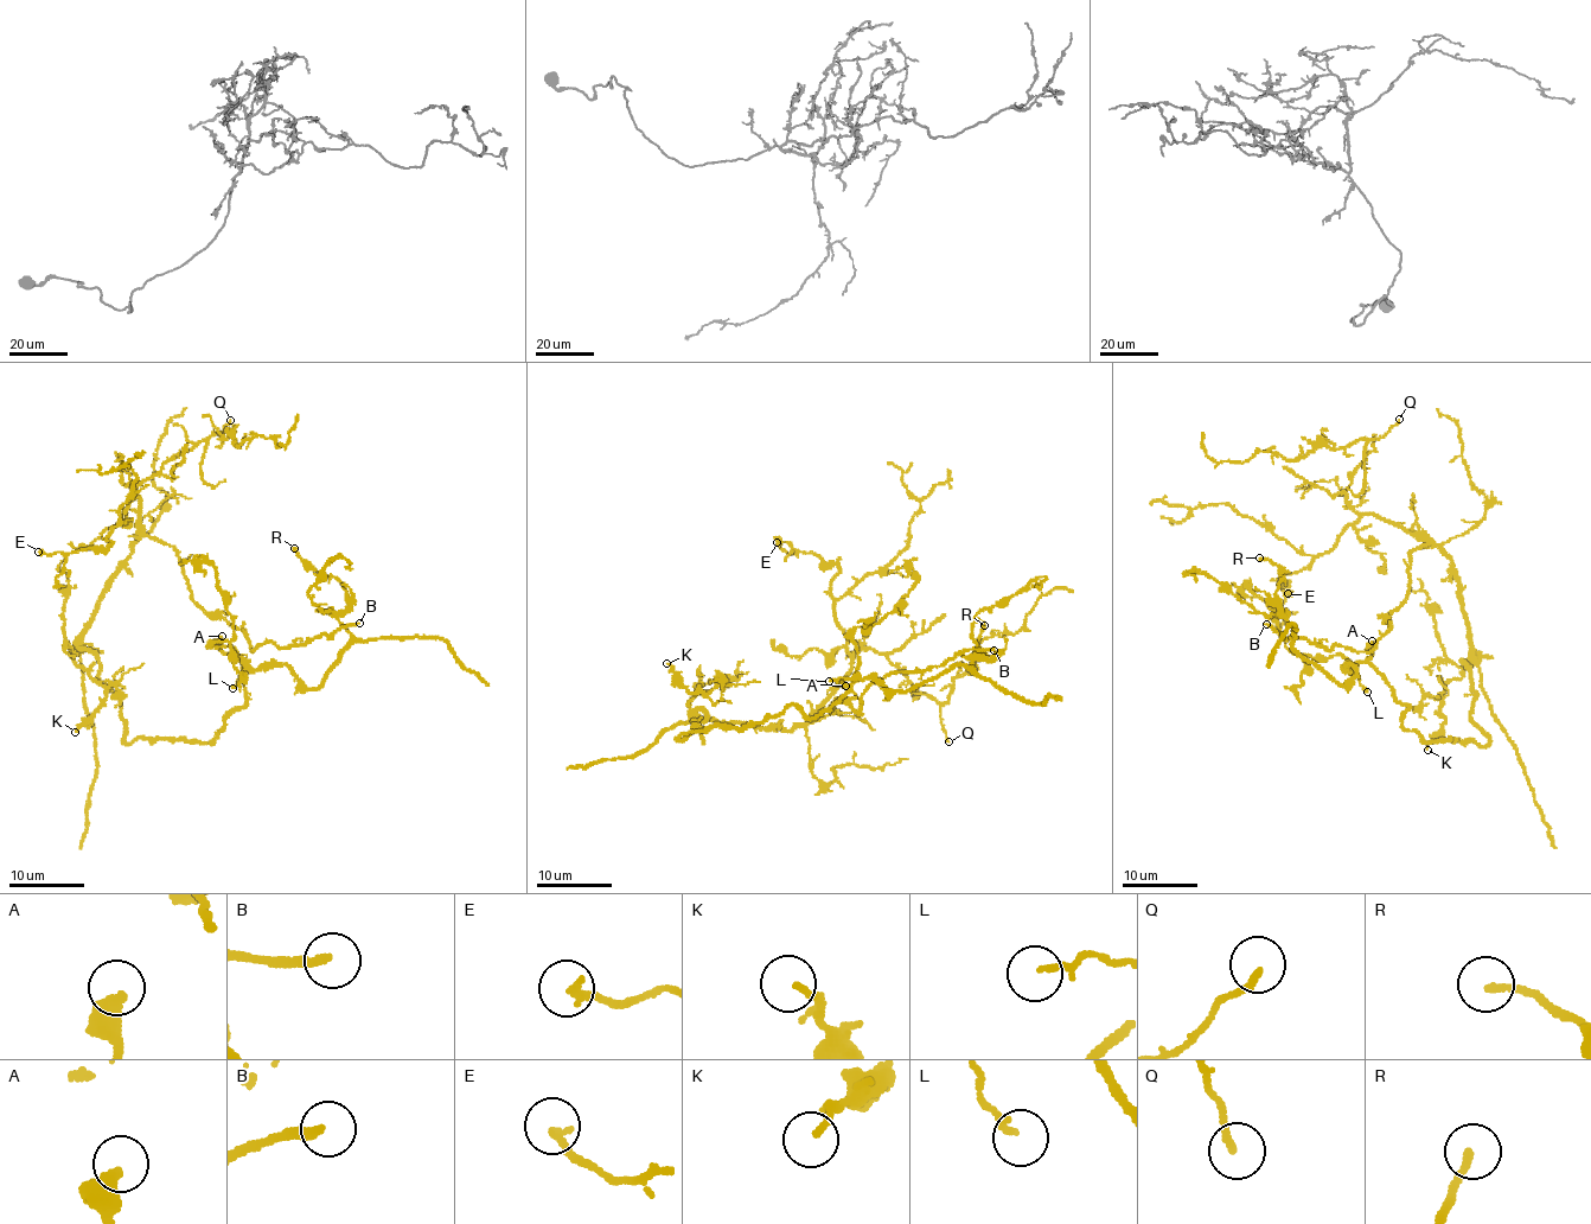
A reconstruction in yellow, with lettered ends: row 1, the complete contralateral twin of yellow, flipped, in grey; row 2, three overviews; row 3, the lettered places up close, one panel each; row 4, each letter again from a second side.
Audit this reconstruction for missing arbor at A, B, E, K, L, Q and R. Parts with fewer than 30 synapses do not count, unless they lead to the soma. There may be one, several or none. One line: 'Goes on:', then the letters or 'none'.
Goes on: none

